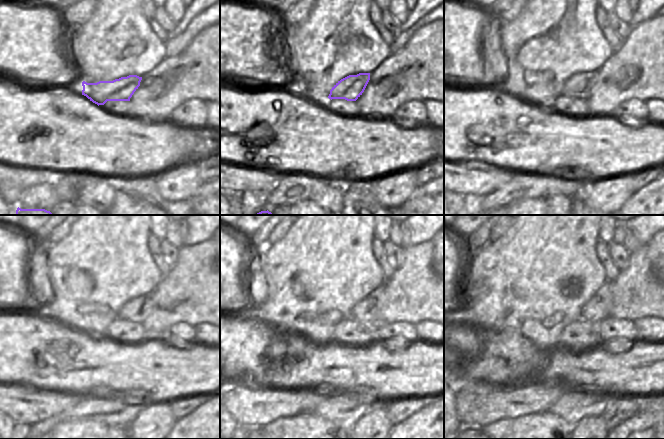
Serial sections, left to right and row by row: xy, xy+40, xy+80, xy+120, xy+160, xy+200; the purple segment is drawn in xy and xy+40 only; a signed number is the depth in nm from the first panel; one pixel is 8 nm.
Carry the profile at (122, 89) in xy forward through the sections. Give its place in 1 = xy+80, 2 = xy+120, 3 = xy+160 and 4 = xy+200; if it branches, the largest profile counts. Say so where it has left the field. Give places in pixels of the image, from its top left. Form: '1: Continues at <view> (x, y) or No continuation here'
1: Continues at xy+80 (579, 85)
2: Continues at xy+120 (133, 310)
3: Continues at xy+160 (359, 312)
4: Continues at xy+200 (586, 313).

